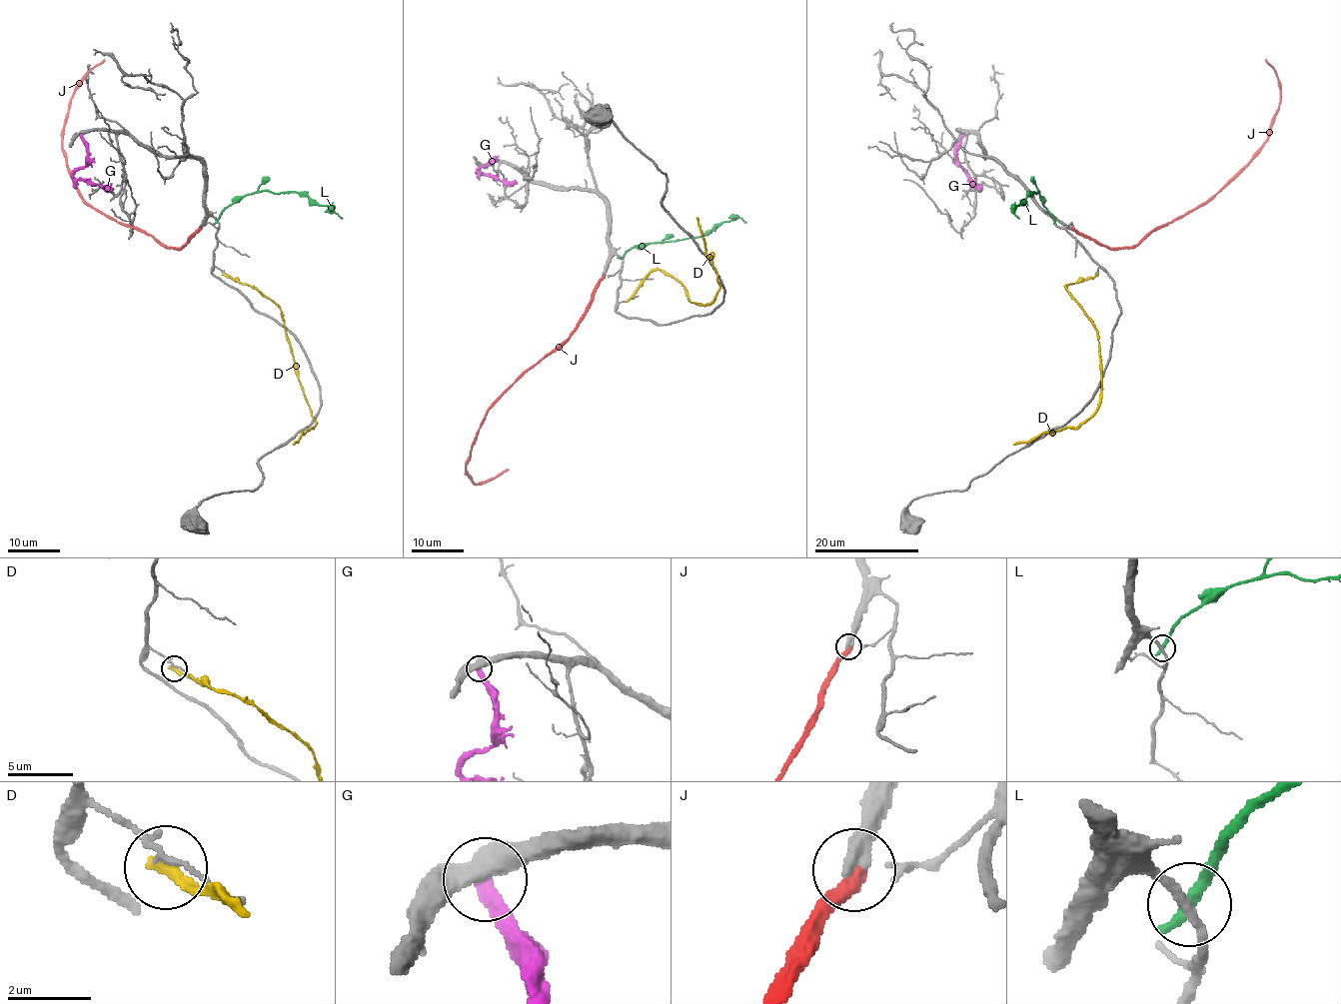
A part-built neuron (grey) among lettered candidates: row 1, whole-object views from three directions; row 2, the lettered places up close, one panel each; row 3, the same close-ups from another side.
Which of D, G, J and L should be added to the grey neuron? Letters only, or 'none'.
J

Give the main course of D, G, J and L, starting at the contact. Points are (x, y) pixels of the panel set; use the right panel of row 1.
D: (1096, 274), (1069, 283), (1066, 291), (1096, 332), (1100, 402), (1075, 427), (1040, 434), (1013, 445)
G: (962, 135), (957, 163), (980, 191)
J: (1072, 229), (1111, 248), (1133, 248), (1149, 232), (1210, 200), (1267, 137), (1279, 86), (1265, 59)
L: (1055, 221), (1044, 208), (1038, 191), (1013, 210), (1019, 218)

